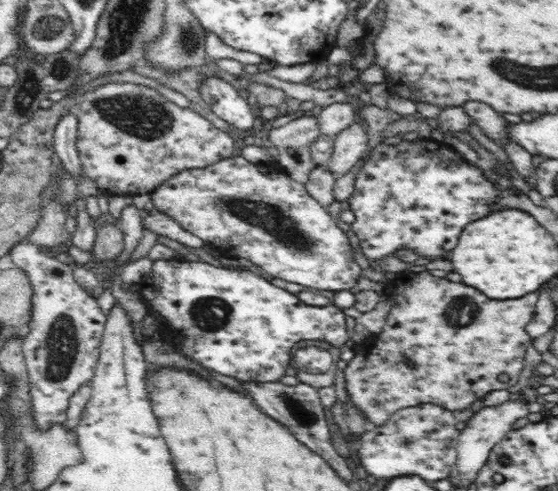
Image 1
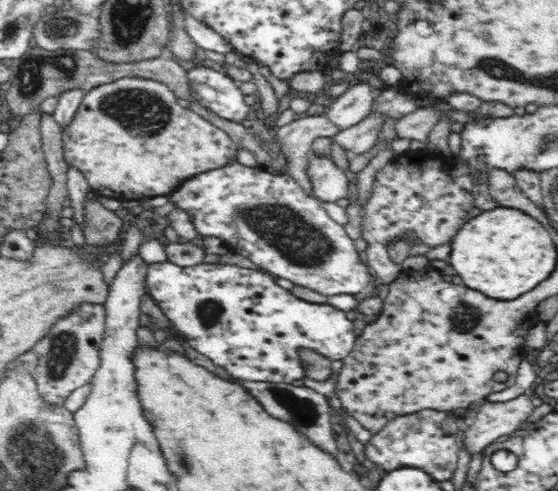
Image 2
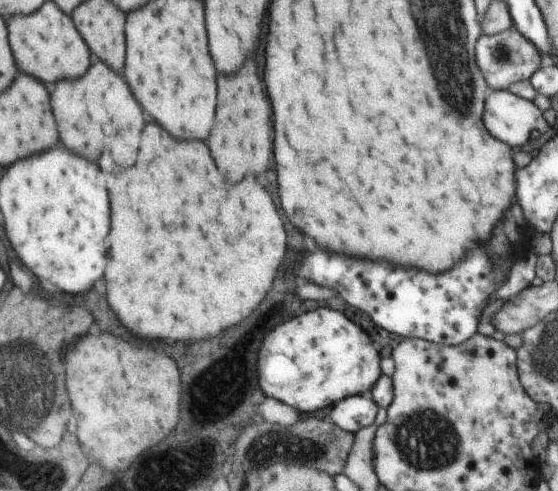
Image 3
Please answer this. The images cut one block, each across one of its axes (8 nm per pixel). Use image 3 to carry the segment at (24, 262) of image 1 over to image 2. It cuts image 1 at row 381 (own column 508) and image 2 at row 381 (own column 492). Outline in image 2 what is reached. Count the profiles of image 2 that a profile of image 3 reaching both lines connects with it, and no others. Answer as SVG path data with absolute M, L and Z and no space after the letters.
M82 304L78 310L66 314L66 318L60 318L50 330L48 336L44 336L32 348L32 350L19 356L23 362L25 371L33 376L38 392L48 405L63 406L64 401L73 390L89 384L101 364L101 348L105 334L105 308L103 305Z

